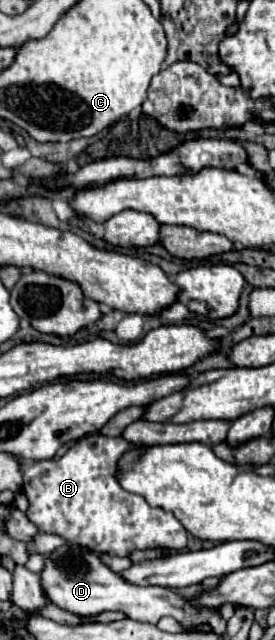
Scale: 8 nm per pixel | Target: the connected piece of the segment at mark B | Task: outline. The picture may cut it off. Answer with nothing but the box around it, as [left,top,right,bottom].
[22,435,188,557]

